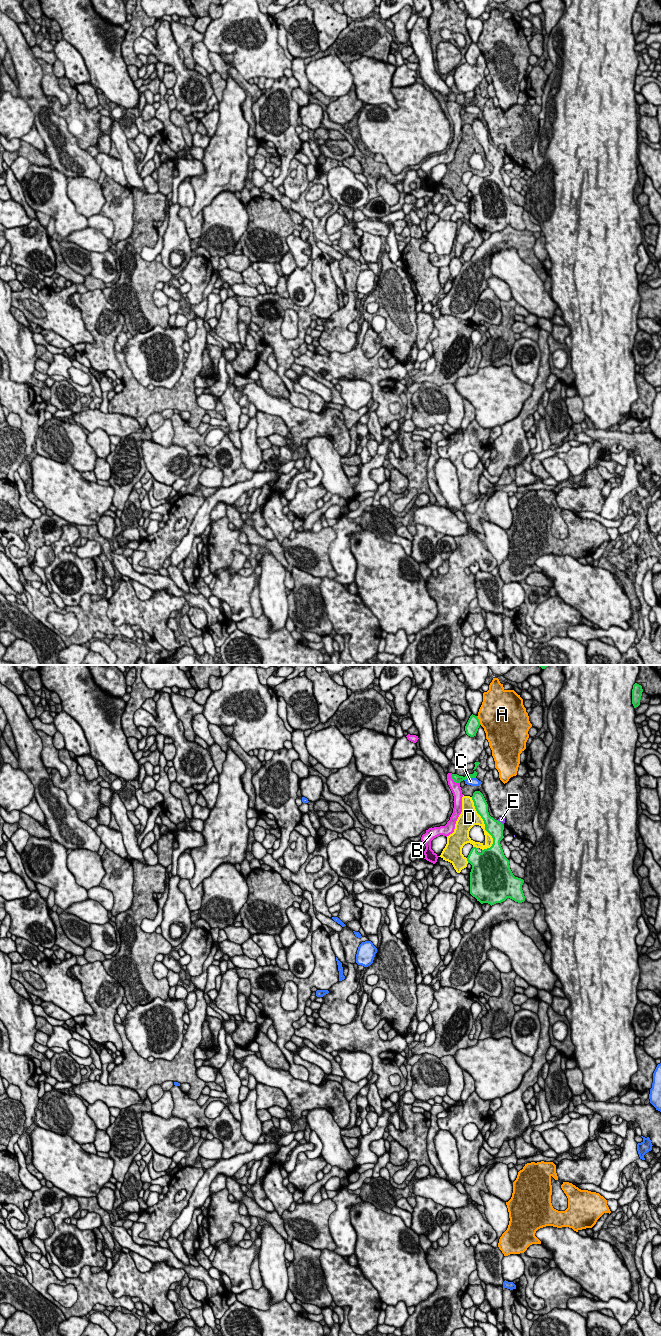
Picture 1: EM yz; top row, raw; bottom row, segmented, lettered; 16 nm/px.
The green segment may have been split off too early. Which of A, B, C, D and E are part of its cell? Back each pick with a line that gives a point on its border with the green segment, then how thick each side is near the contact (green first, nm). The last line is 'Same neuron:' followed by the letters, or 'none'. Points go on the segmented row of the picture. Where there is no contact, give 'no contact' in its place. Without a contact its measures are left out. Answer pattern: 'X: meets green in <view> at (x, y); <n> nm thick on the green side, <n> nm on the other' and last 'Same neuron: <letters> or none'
B: meets green in yz at (454, 780); 130 nm thick on the green side, 160 nm on the other
Same neuron: B

